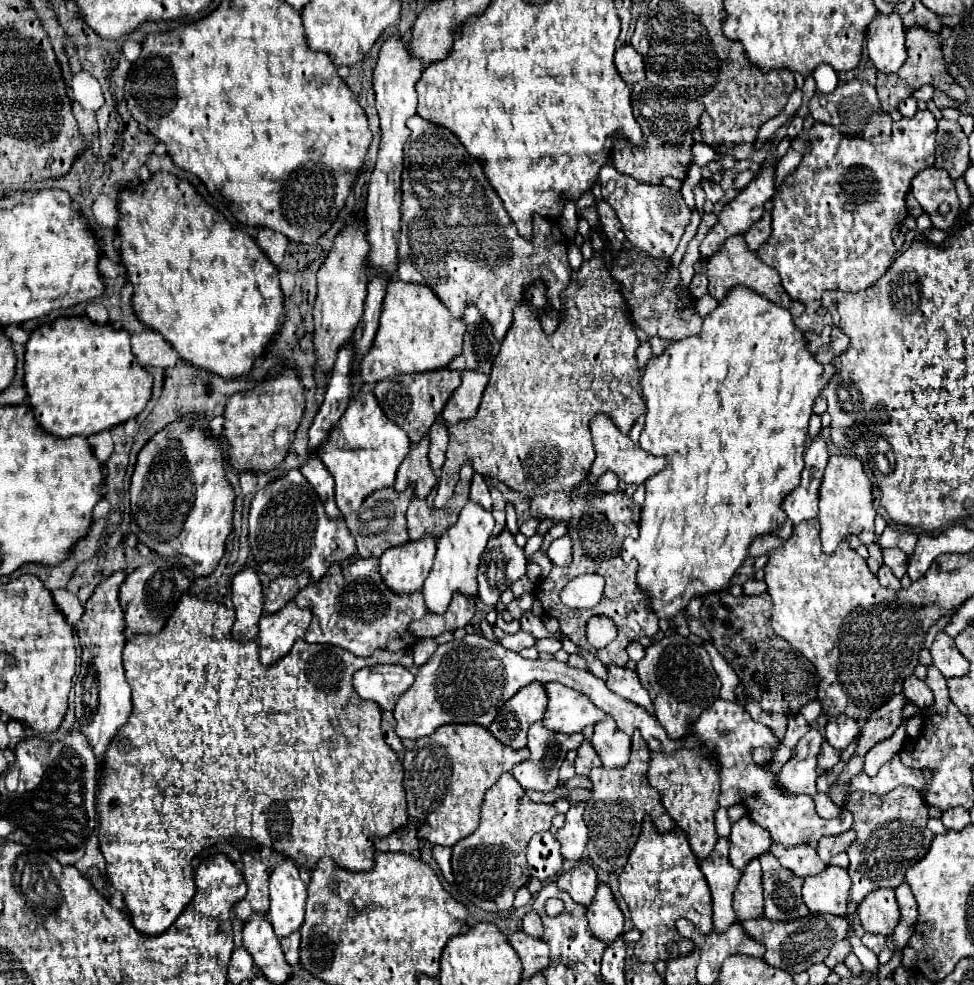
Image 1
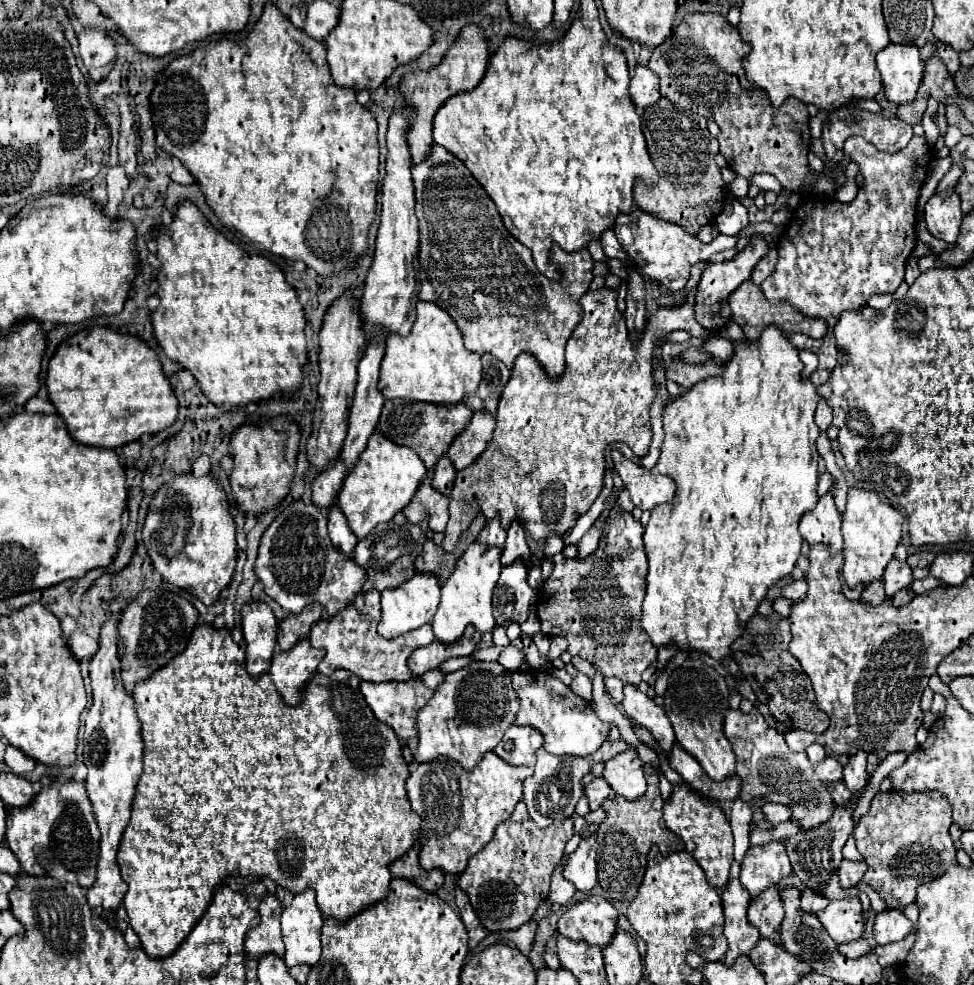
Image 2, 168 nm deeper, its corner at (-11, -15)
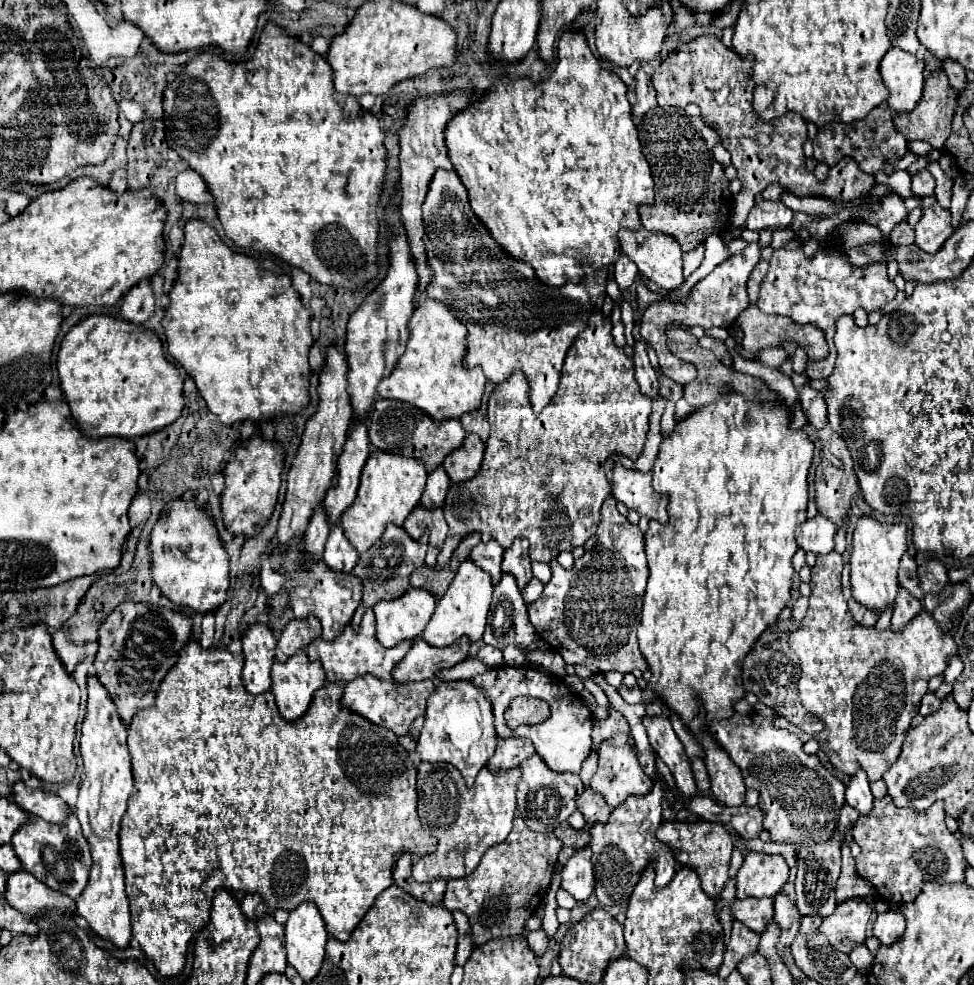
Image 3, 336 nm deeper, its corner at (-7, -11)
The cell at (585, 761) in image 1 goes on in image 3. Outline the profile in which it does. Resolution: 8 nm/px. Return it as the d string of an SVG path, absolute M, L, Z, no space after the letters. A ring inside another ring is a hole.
M586 789L578 797L578 811L584 815L586 823L606 823L610 815L610 807L606 807L606 801L602 799L602 795L590 789Z

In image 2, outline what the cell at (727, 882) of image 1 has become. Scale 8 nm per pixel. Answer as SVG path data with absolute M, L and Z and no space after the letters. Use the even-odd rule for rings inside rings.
M730 879L720 891L720 897L726 917L724 937L728 939L728 951L724 963L732 965L738 955L748 955L754 949L760 935L758 929L754 929L746 919L750 895L746 895L746 889L742 887L740 879Z

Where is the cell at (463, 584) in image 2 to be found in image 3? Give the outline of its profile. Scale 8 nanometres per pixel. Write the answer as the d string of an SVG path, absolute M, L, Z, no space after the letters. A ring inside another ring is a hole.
M466 559L466 563L462 563L462 567L458 569L458 575L454 577L454 583L446 591L446 595L442 595L442 599L436 603L436 611L424 631L424 641L430 643L432 647L448 647L456 643L462 635L466 635L470 643L476 643L478 639L482 639L486 617L490 611L490 601L492 601L490 575L476 567L470 559Z

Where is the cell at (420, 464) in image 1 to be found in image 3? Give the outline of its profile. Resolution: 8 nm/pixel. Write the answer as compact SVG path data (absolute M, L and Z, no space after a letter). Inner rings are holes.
M416 507L416 511L410 513L410 519L406 519L404 531L412 539L420 539L424 533L428 533L428 543L436 549L442 549L444 539L448 535L448 525L444 521L442 509L422 511L422 507Z

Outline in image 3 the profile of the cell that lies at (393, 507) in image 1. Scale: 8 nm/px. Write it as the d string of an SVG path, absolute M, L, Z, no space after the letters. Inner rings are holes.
M386 527L382 539L378 539L378 545L374 545L370 551L366 551L366 555L360 555L360 561L358 561L358 567L354 569L354 575L358 579L362 579L364 599L362 599L362 607L354 613L354 619L350 623L354 627L354 631L358 631L360 619L366 613L368 607L374 607L382 599L384 601L396 599L396 597L404 595L410 589L408 579L410 579L412 571L418 569L424 563L426 547L428 547L426 543L428 543L426 535L420 541L414 541L414 539L410 539L406 535L404 529L400 529L400 527Z

